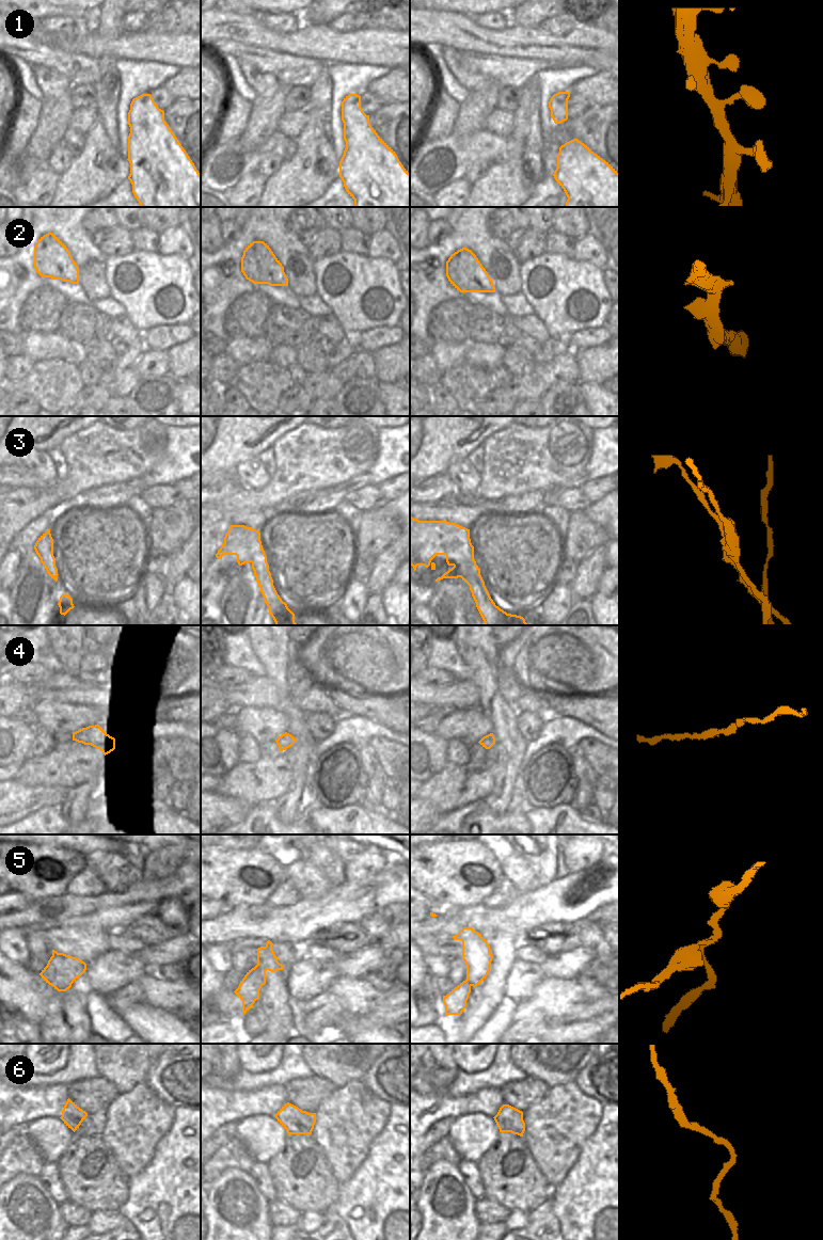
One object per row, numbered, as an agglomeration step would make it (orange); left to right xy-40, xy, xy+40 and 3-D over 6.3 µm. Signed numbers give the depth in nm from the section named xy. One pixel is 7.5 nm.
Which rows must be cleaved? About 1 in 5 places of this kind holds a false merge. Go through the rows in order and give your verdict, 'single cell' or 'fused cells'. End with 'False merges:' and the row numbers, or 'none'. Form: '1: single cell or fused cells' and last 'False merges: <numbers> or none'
1: single cell
2: single cell
3: fused cells
4: single cell
5: fused cells
6: single cell
False merges: 3, 5

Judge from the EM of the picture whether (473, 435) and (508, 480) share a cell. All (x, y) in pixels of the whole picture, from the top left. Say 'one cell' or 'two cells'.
two cells

